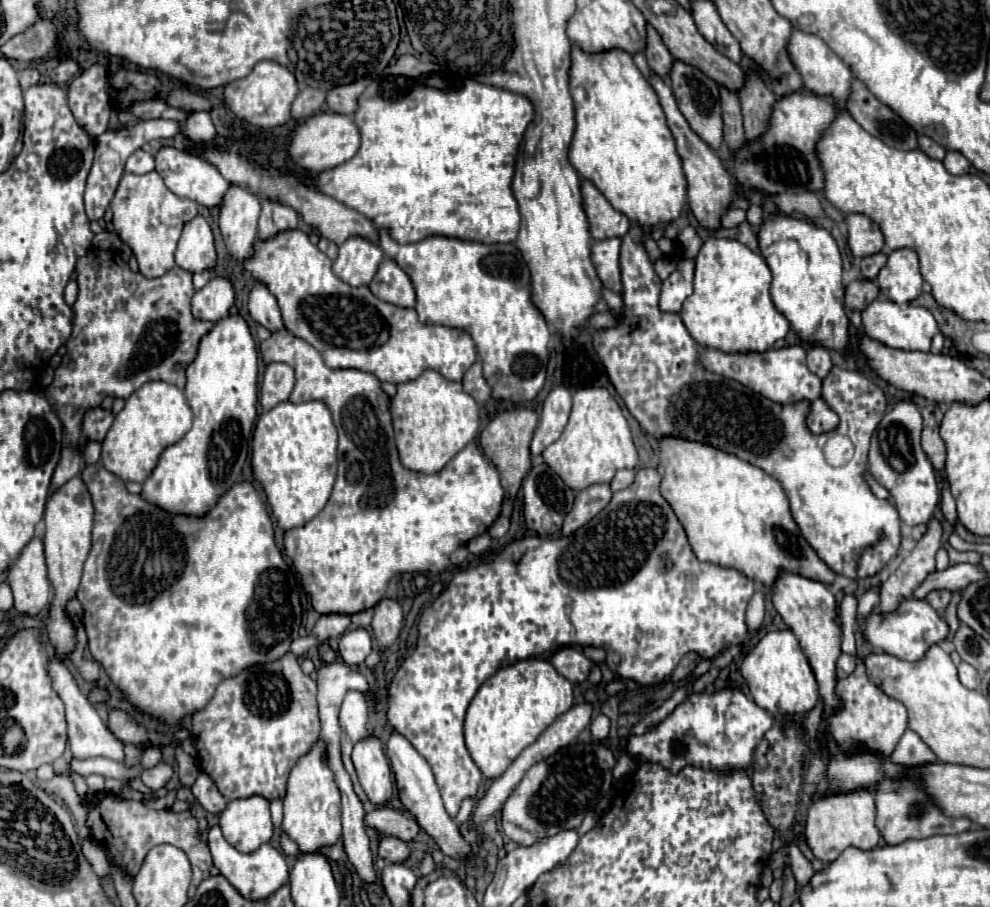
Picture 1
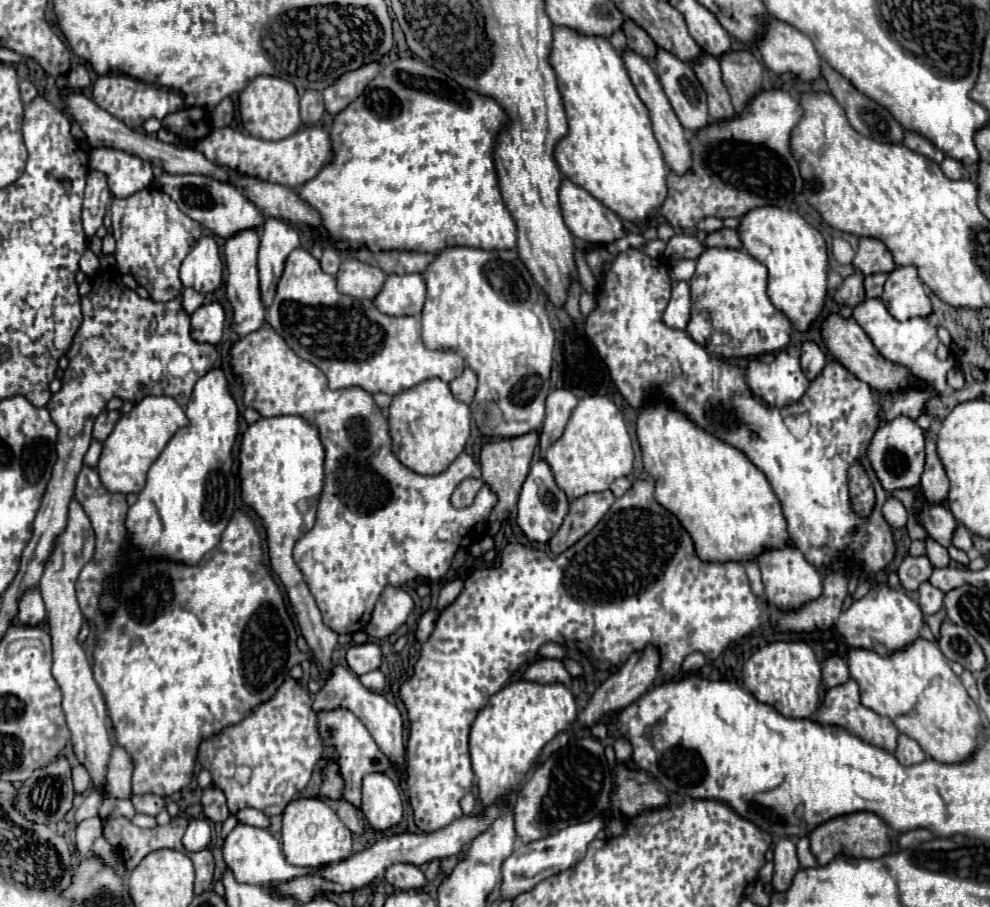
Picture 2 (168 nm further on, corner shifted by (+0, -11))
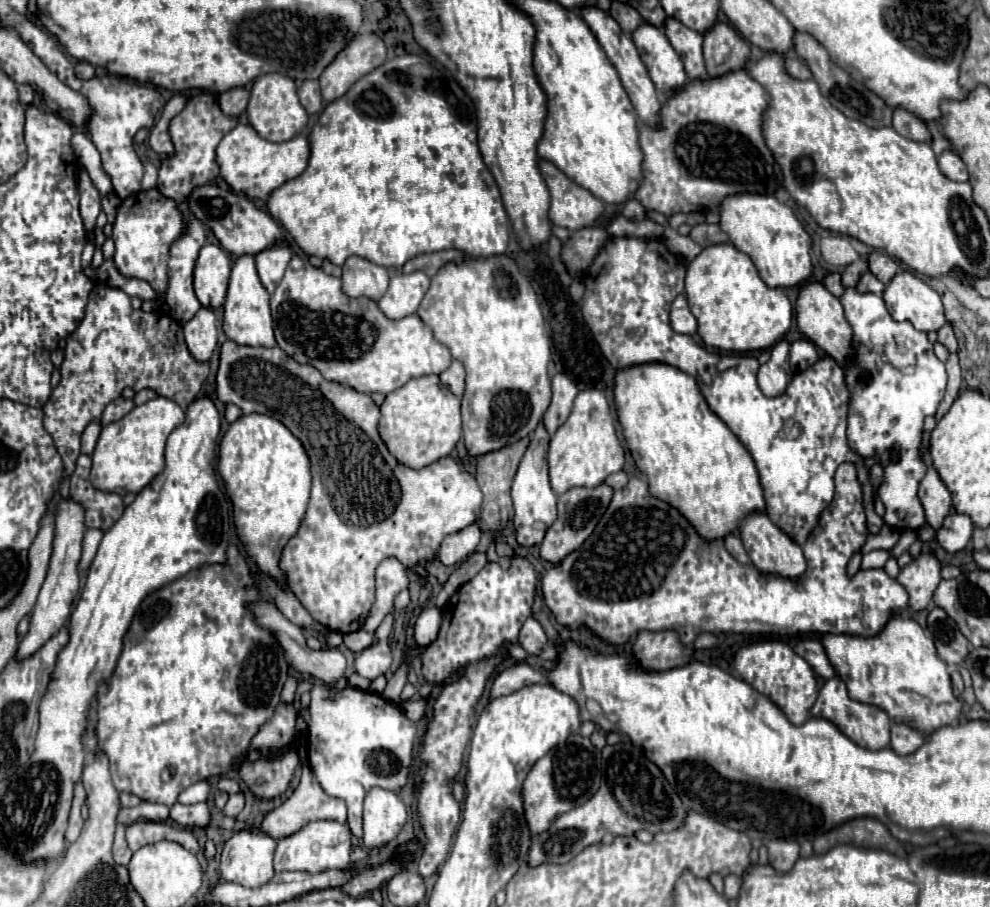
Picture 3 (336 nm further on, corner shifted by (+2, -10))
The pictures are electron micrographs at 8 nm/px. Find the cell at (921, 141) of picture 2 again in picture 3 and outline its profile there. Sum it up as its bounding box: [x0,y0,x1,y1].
[892,108,932,142]

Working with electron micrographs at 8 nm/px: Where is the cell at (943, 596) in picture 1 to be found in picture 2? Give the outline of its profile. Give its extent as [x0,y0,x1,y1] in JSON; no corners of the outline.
[918,581,944,617]

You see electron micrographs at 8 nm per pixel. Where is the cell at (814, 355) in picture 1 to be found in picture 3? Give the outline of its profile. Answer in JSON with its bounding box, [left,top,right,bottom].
[790,340,818,372]

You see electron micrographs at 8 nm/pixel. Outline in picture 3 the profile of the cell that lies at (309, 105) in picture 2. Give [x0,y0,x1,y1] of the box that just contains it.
[298,80,322,114]

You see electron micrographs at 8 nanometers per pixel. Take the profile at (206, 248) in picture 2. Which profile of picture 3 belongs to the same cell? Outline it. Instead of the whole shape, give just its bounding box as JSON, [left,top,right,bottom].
[194,244,230,308]

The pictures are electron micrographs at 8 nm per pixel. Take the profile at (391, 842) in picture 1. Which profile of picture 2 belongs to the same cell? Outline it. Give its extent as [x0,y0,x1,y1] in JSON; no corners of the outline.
[386,863,426,891]

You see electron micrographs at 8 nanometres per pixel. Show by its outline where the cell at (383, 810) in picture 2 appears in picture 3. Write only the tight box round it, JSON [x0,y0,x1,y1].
[364,788,406,846]

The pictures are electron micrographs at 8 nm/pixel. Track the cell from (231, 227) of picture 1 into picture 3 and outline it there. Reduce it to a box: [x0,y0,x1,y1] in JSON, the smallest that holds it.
[224,256,274,346]

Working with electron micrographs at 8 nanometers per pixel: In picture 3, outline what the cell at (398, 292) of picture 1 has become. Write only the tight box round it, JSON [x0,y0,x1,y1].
[378,272,430,318]

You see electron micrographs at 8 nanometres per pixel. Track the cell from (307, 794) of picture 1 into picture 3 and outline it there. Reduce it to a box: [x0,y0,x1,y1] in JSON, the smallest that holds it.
[274,820,352,872]

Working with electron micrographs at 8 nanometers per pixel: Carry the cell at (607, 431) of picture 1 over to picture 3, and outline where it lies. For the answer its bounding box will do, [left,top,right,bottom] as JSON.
[548,390,624,494]

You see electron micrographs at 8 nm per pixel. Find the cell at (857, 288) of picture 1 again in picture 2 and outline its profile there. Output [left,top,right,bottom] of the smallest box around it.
[834,273,866,307]

